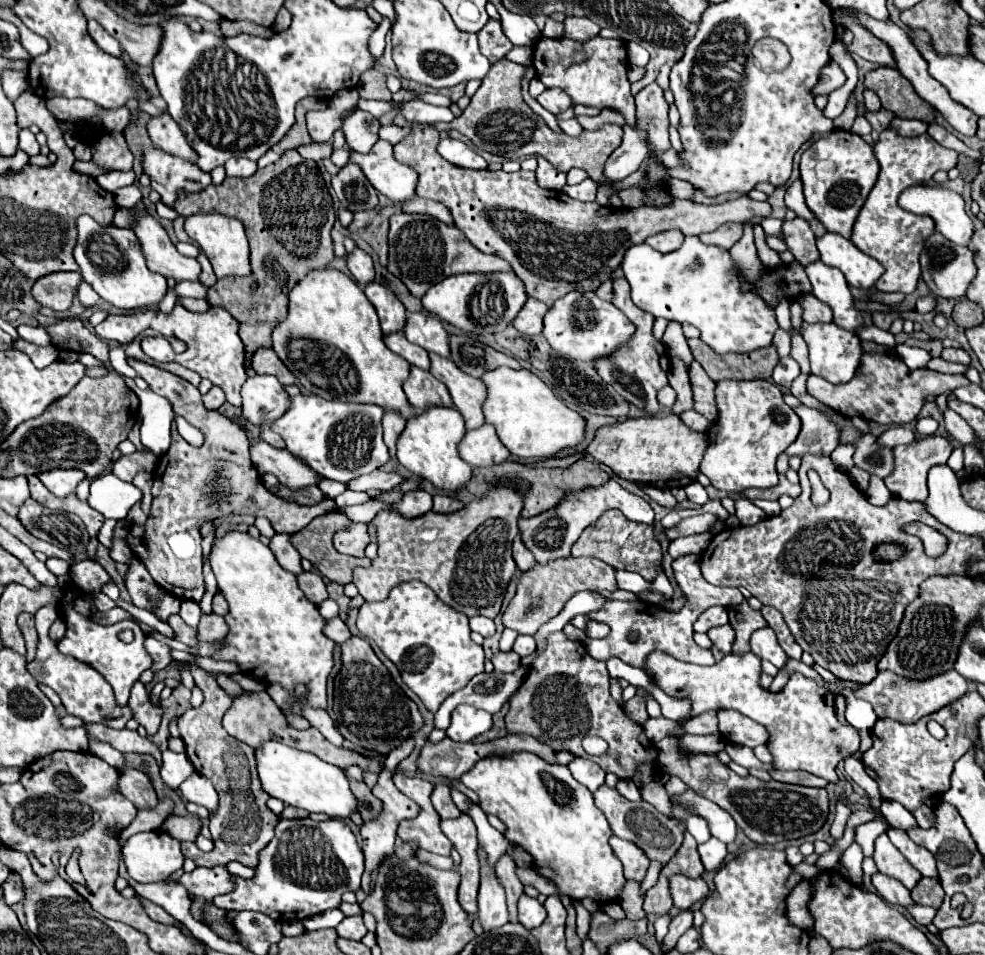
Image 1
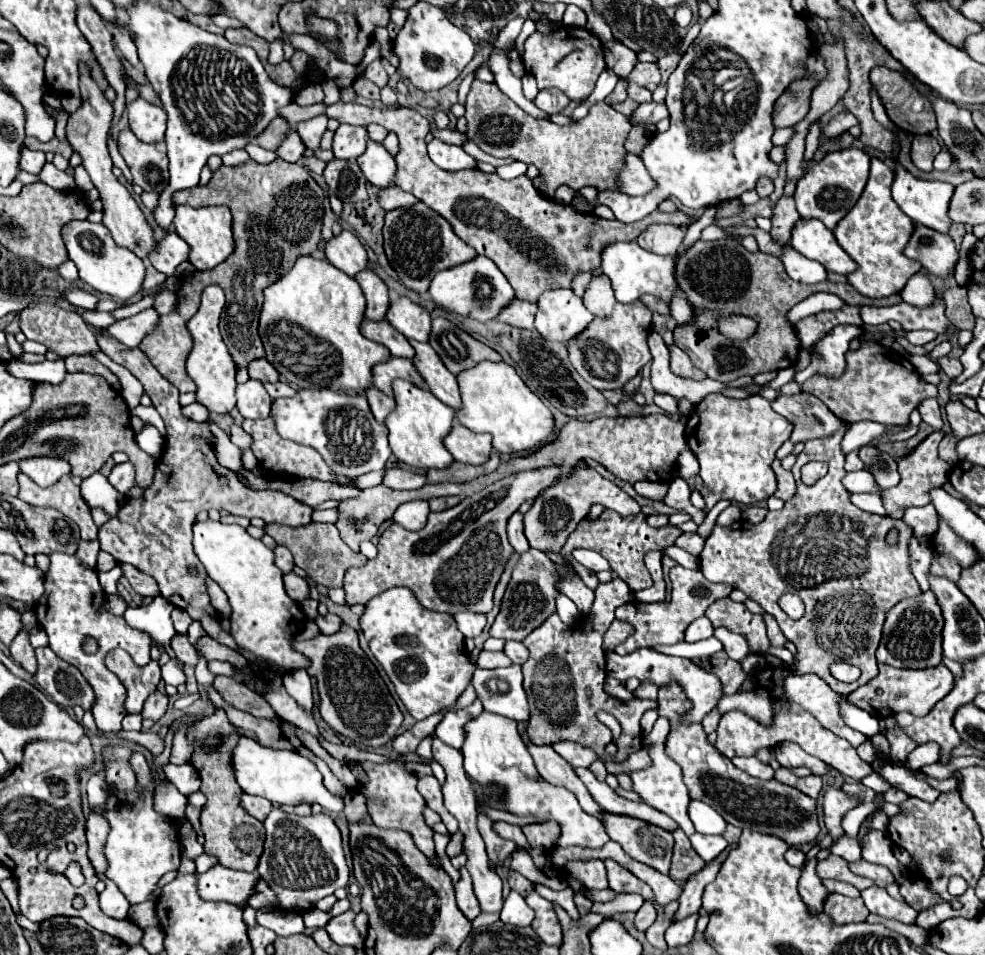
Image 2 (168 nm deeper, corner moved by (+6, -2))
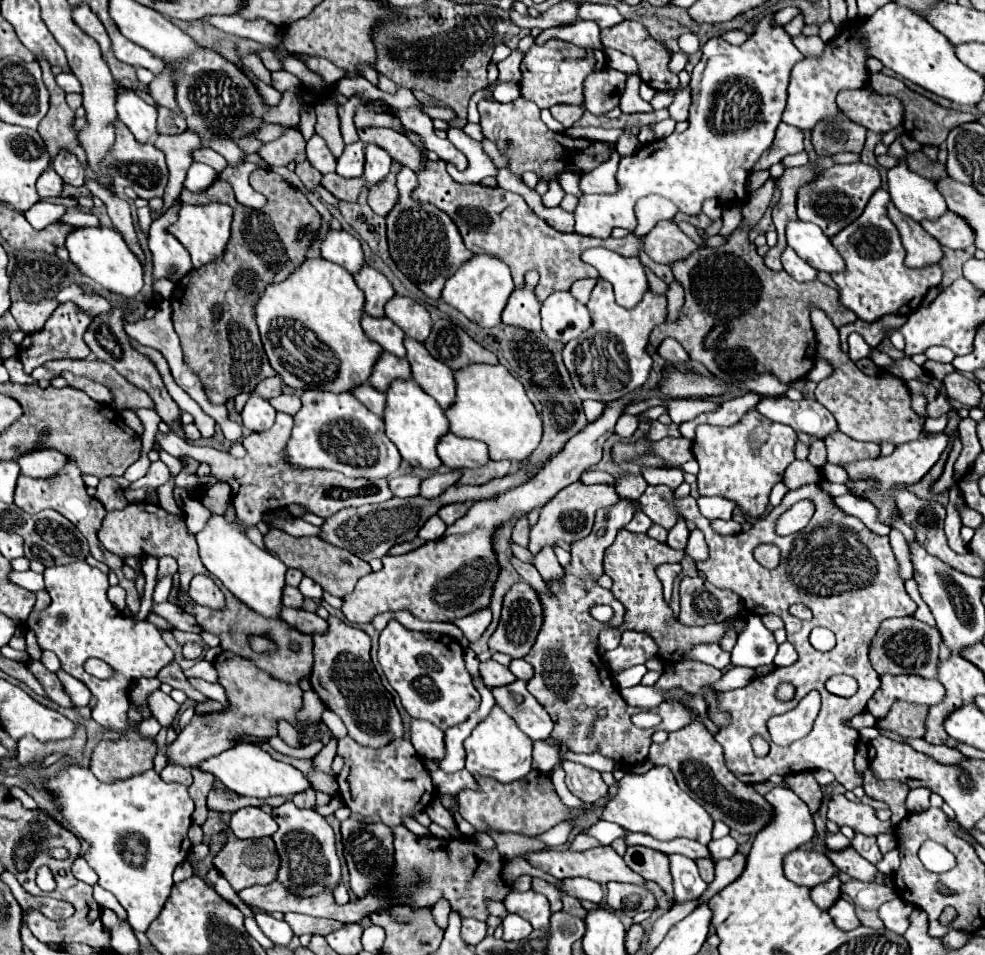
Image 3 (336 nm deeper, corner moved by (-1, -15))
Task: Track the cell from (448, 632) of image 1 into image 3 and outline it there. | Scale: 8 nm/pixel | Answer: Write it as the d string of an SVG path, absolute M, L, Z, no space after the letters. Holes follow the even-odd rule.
M389 620L379 636L379 664L401 696L401 704L411 718L427 720L439 730L447 730L469 718L479 708L479 692L473 686L469 672L463 662L463 646L449 636L431 636L405 628L397 620Z

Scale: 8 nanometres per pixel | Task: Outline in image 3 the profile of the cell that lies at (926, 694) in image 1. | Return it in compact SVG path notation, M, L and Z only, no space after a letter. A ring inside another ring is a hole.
M885 674L881 678L881 688L867 702L867 712L871 712L879 720L879 718L887 716L891 704L897 700L935 706L943 698L945 698L945 688L937 678L927 680L927 678L919 678L919 676Z

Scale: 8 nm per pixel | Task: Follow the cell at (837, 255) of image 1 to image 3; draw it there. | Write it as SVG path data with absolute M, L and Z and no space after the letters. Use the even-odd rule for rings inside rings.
M789 222L787 224L787 244L813 268L819 272L837 274L843 272L845 262L831 244L831 240L821 232L819 226L811 222Z

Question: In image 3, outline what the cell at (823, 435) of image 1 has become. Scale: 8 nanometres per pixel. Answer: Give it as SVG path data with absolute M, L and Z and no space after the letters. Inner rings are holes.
M781 396L777 400L763 398L757 404L757 410L773 422L787 424L795 432L805 432L819 440L827 438L831 432L837 430L837 422L833 414L811 398L803 398L799 402L793 402L787 396Z

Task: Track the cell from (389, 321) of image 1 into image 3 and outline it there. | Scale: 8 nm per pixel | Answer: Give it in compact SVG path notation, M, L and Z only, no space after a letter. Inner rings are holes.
M365 266L359 272L359 276L355 274L355 282L365 292L365 312L369 316L383 318L387 300L391 300L391 296L395 296L389 280L381 272Z

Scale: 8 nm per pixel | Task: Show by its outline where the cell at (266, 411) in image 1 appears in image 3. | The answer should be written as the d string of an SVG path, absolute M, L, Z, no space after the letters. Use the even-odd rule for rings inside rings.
M251 394L251 398L245 402L245 408L241 410L243 426L247 426L253 432L263 432L271 428L275 414L277 414L275 408L259 394Z

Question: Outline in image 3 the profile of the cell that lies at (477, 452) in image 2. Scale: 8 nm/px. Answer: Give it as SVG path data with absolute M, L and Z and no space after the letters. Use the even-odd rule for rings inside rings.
M445 434L439 444L437 444L437 454L443 460L443 464L451 470L461 470L461 468L481 468L487 464L489 450L483 442L479 440L469 440L469 438L459 438L455 434Z

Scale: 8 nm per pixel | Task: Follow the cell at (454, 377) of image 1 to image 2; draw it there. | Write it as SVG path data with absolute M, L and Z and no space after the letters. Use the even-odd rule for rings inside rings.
M410 341L410 345L414 347L416 355L414 355L414 367L418 369L418 373L422 375L422 379L426 381L428 389L448 407L456 409L460 407L460 391L458 391L458 383L456 377L444 367L442 359L436 355L436 351L428 345L428 343L418 343L418 341Z

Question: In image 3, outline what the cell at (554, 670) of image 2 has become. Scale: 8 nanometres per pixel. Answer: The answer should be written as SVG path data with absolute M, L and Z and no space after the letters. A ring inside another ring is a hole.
M617 502L609 508L601 508L595 516L595 524L593 524L593 530L591 534L585 538L585 540L579 540L575 544L571 544L571 564L565 568L565 580L563 582L555 582L549 586L549 590L553 592L553 596L545 596L545 594L539 594L543 606L545 606L545 622L543 622L543 628L537 636L537 642L533 644L531 652L525 656L525 660L533 666L535 670L535 676L527 682L529 686L529 692L539 700L539 704L543 704L543 708L547 710L547 714L551 716L555 728L549 736L551 742L555 744L565 744L567 750L571 752L585 752L585 754L591 754L591 752L599 752L607 758L611 758L613 762L617 762L619 766L627 766L627 768L633 768L641 762L647 760L647 752L649 752L649 746L651 746L651 734L655 730L679 730L683 728L687 722L691 722L689 718L689 712L681 706L671 706L671 704L659 704L657 708L653 708L653 712L657 712L661 716L661 724L657 724L657 728L637 728L631 724L631 716L639 712L639 708L631 708L619 688L613 684L613 674L609 672L603 656L597 652L597 638L599 634L605 630L605 628L619 628L625 620L625 610L623 610L623 604L619 600L615 600L613 592L605 590L599 586L599 576L603 574L603 552L607 546L613 544L615 540L615 534L625 526L629 524L633 518L633 508L629 502ZM597 604L609 604L613 610L615 610L615 618L609 622L609 624L601 624L597 622L589 608L597 606ZM593 724L593 734L589 736L587 730L589 726Z

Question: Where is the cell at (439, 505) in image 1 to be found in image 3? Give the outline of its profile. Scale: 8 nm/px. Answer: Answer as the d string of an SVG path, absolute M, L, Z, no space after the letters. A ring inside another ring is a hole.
M447 504L437 512L437 516L449 526L455 520L459 520L461 516L465 516L465 512L467 512L467 504Z

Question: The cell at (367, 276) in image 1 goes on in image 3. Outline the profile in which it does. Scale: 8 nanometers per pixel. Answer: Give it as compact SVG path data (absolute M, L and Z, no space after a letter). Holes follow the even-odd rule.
M331 230L321 242L321 256L333 264L343 266L349 274L357 274L365 266L361 242L349 232Z

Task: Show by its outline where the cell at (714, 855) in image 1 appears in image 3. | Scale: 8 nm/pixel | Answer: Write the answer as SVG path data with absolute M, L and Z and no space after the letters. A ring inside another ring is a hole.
M725 836L721 840L711 840L711 844L707 844L709 852L711 852L711 860L719 862L723 858L731 858L737 852L737 842L731 836Z

